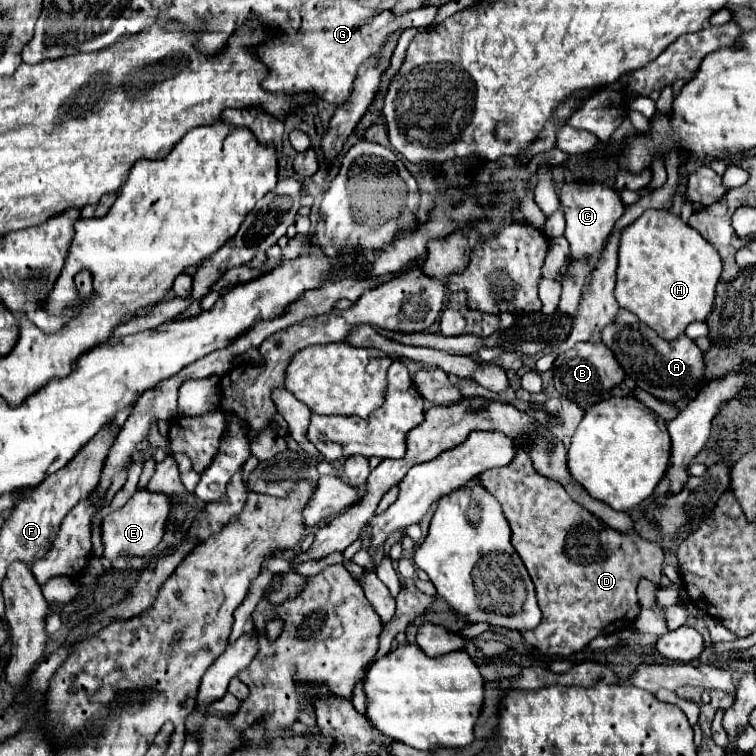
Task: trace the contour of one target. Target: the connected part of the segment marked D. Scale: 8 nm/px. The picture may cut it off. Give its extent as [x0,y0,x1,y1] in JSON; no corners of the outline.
[475,450,663,656]

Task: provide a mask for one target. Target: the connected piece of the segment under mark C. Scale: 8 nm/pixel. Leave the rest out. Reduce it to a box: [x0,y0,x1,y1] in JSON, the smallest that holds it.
[559,168,625,262]

